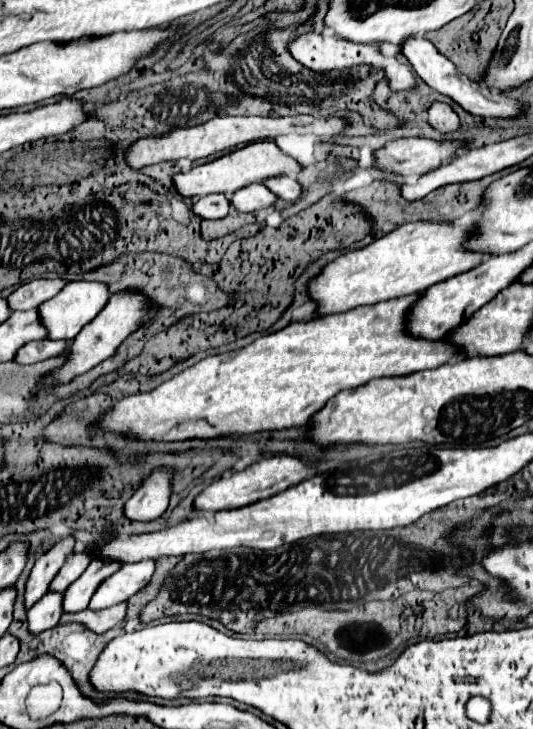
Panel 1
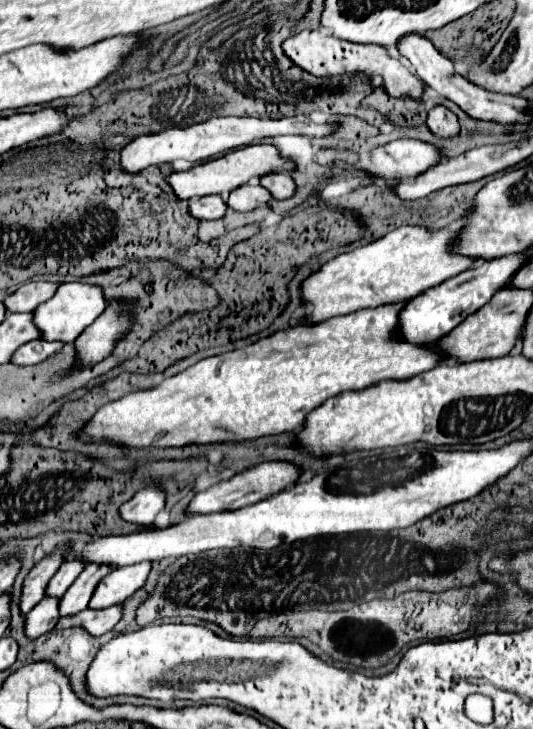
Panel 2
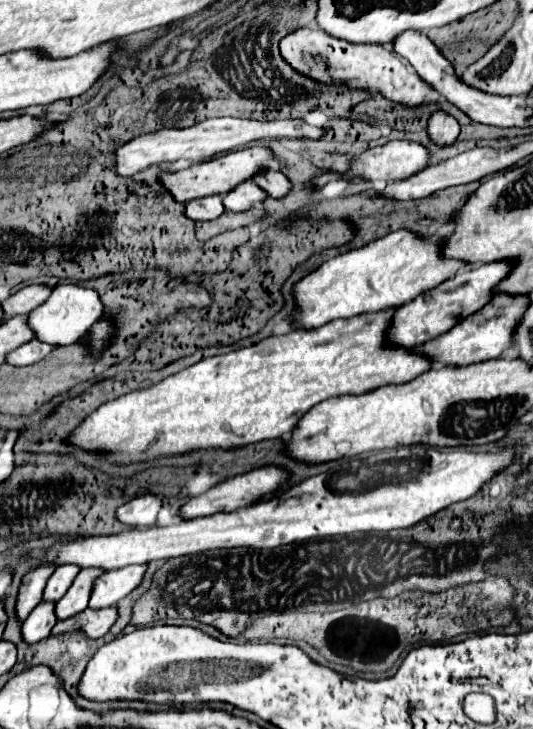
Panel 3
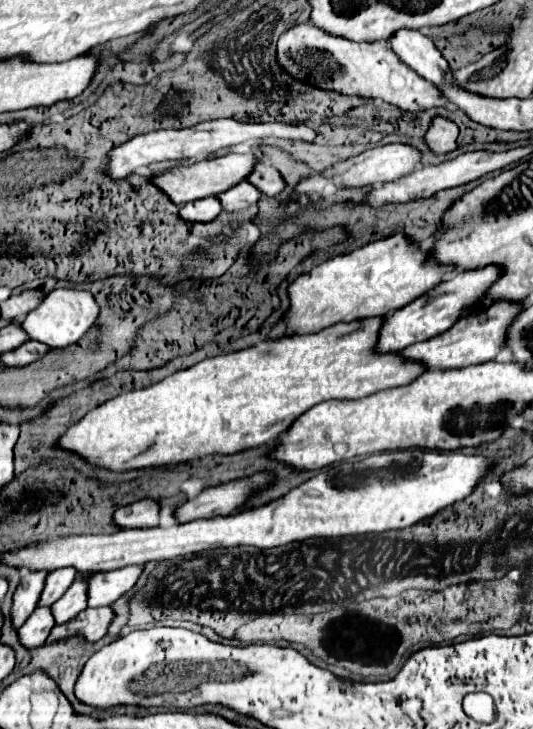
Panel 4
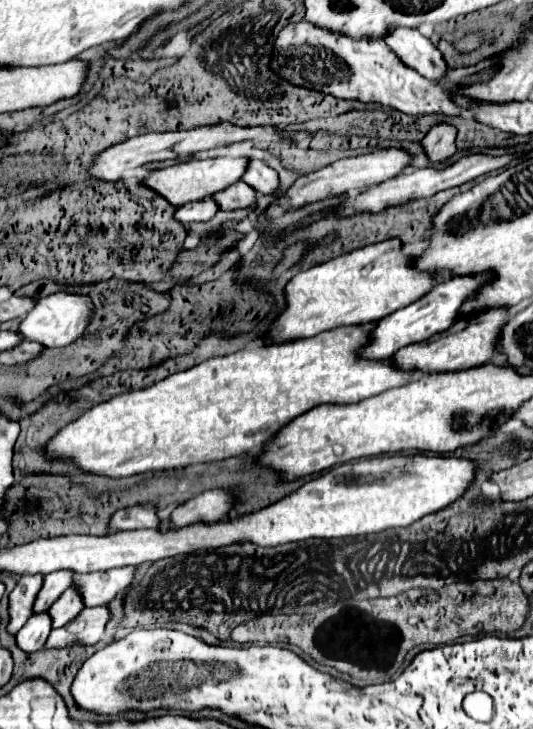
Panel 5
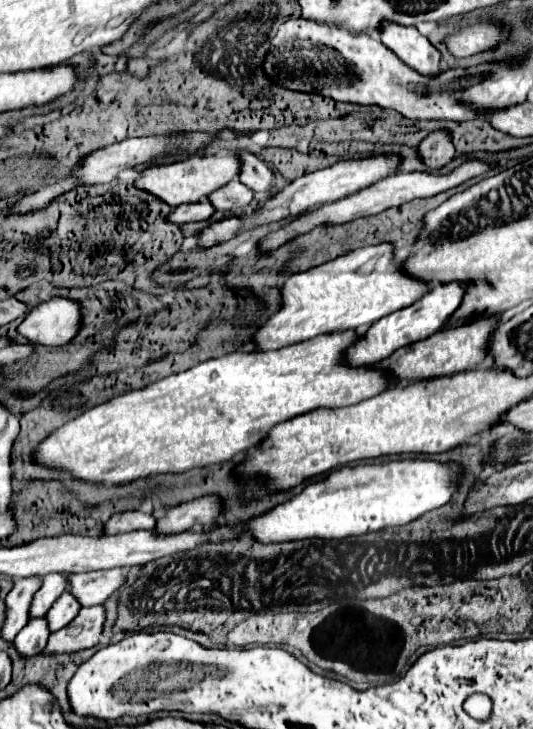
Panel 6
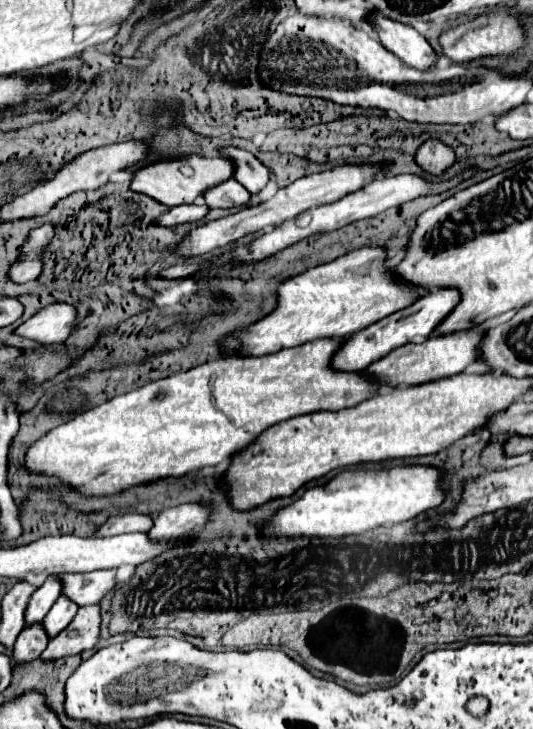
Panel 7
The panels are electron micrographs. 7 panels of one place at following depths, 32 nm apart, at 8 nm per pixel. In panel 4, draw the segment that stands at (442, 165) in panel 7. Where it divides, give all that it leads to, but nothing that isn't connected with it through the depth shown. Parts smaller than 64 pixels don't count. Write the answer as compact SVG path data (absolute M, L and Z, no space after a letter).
M436 116L430 122L430 128L426 132L426 142L430 148L434 148L436 152L448 152L456 148L456 138L458 138L458 126L456 122L452 122L450 118L444 116Z

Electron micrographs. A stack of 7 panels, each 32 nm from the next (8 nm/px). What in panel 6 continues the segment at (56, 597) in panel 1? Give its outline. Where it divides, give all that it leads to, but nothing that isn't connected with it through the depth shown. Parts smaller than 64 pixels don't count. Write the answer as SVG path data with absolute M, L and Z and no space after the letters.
M38 618L38 620L30 620L16 636L14 640L14 646L18 648L18 652L22 656L34 656L34 654L40 654L46 646L46 640L48 640L48 622L46 618Z

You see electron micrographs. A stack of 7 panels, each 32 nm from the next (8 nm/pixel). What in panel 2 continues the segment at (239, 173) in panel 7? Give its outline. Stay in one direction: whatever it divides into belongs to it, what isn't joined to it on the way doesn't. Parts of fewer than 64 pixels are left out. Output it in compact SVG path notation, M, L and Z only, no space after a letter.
M278 172L278 174L268 174L260 180L260 184L276 198L276 200L286 200L296 194L296 182L292 180L290 174Z

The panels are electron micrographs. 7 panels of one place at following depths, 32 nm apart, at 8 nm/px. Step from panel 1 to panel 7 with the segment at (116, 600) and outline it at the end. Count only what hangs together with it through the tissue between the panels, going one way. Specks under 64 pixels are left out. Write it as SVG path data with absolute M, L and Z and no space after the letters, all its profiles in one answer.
M100 570L100 572L86 572L80 576L60 576L62 578L62 594L74 600L78 606L100 604L102 598L116 588L116 570Z

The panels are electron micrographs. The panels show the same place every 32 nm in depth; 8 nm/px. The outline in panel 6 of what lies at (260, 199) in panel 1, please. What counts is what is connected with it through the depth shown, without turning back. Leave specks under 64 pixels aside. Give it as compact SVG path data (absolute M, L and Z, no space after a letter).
M232 180L230 184L212 192L208 196L208 200L214 204L216 210L236 212L240 208L246 208L254 200L254 192L248 186L240 184L240 180Z

